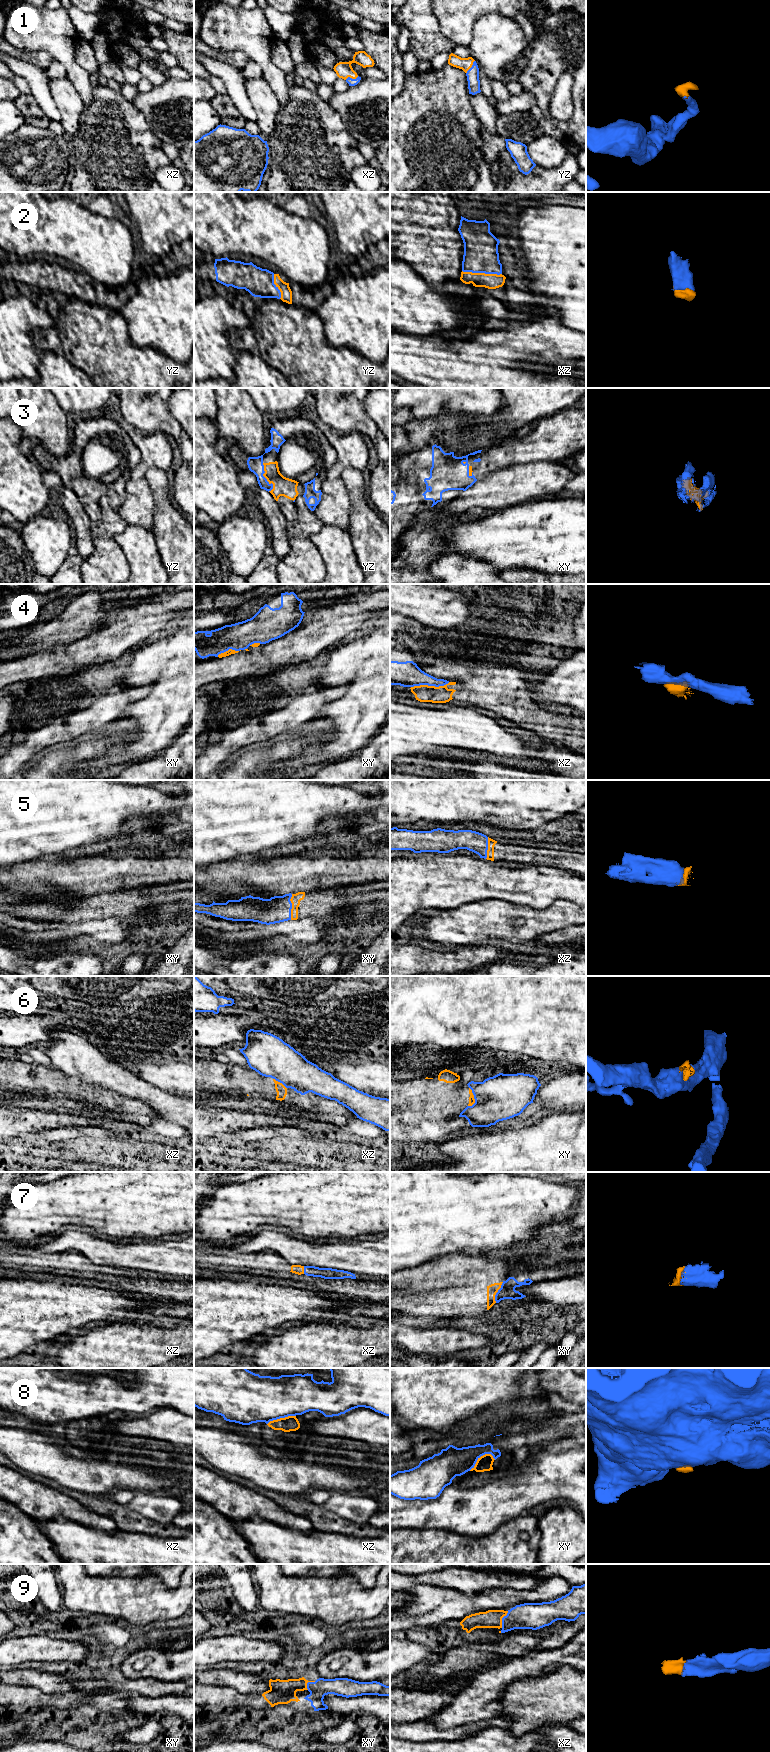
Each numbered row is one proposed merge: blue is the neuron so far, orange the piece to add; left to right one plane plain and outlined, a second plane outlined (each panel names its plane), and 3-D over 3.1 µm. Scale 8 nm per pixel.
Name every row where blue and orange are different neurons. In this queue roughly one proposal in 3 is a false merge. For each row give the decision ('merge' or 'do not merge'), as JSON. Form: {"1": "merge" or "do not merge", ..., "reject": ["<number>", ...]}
{"1": "merge", "2": "merge", "3": "merge", "4": "do not merge", "5": "merge", "6": "do not merge", "7": "merge", "8": "do not merge", "9": "merge", "reject": ["4", "6", "8"]}

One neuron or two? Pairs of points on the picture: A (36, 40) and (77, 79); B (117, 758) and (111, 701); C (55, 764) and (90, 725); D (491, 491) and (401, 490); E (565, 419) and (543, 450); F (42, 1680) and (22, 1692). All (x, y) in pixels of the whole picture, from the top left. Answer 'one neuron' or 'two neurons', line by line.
A: one neuron
B: one neuron
C: two neurons
D: two neurons
E: one neuron
F: two neurons

